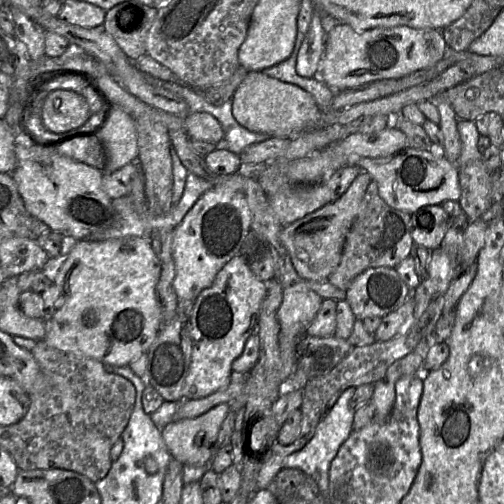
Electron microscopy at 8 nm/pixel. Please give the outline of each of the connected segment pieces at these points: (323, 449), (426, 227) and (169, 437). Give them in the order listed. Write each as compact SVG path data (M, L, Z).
M354 387L346 389L335 405L319 423L312 439L299 451L290 454L284 459L284 468L297 468L310 475L318 484L325 496L329 496L329 469L331 462L338 453L341 445L353 431L355 411L350 406L350 400L355 392Z
M441 205L420 208L411 215L411 236L415 244L433 251L441 247L449 227L449 215Z
M219 404L196 418L173 420L168 423L161 429L161 435L172 458L184 465L210 465L219 449L217 448L217 439L221 426L229 413L228 404Z

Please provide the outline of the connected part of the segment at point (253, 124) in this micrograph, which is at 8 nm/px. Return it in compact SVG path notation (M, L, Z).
M250 71L232 98L232 113L237 122L251 132L272 138L297 138L323 129L323 112L312 95L297 85L272 78L262 71Z

